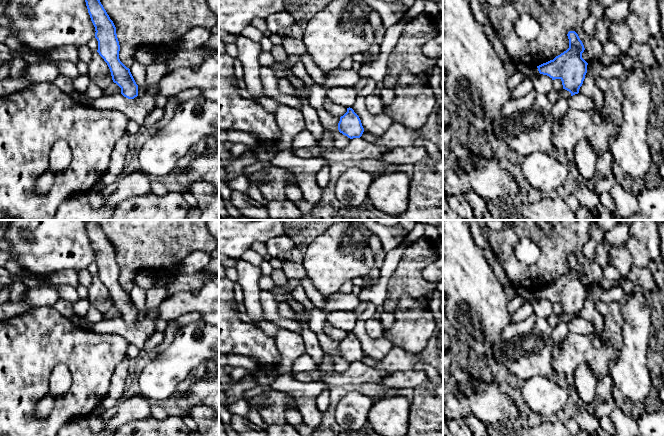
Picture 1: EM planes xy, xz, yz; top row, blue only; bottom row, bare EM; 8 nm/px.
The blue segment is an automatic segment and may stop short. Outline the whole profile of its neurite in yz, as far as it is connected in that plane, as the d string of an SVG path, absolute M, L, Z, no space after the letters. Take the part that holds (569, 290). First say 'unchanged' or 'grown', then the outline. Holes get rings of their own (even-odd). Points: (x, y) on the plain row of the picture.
unchanged; M569 255L567 260L569 263L569 272L556 280L553 284L537 290L537 292L540 298L547 299L552 304L560 303L562 305L563 313L569 315L571 320L573 320L579 317L579 313L582 310L587 297L588 287L582 282L582 277L585 272L578 258L575 255Z

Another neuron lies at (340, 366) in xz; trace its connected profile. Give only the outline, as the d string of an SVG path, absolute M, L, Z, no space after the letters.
M340 356L333 357L333 371L337 374L344 374L350 367L350 362Z

